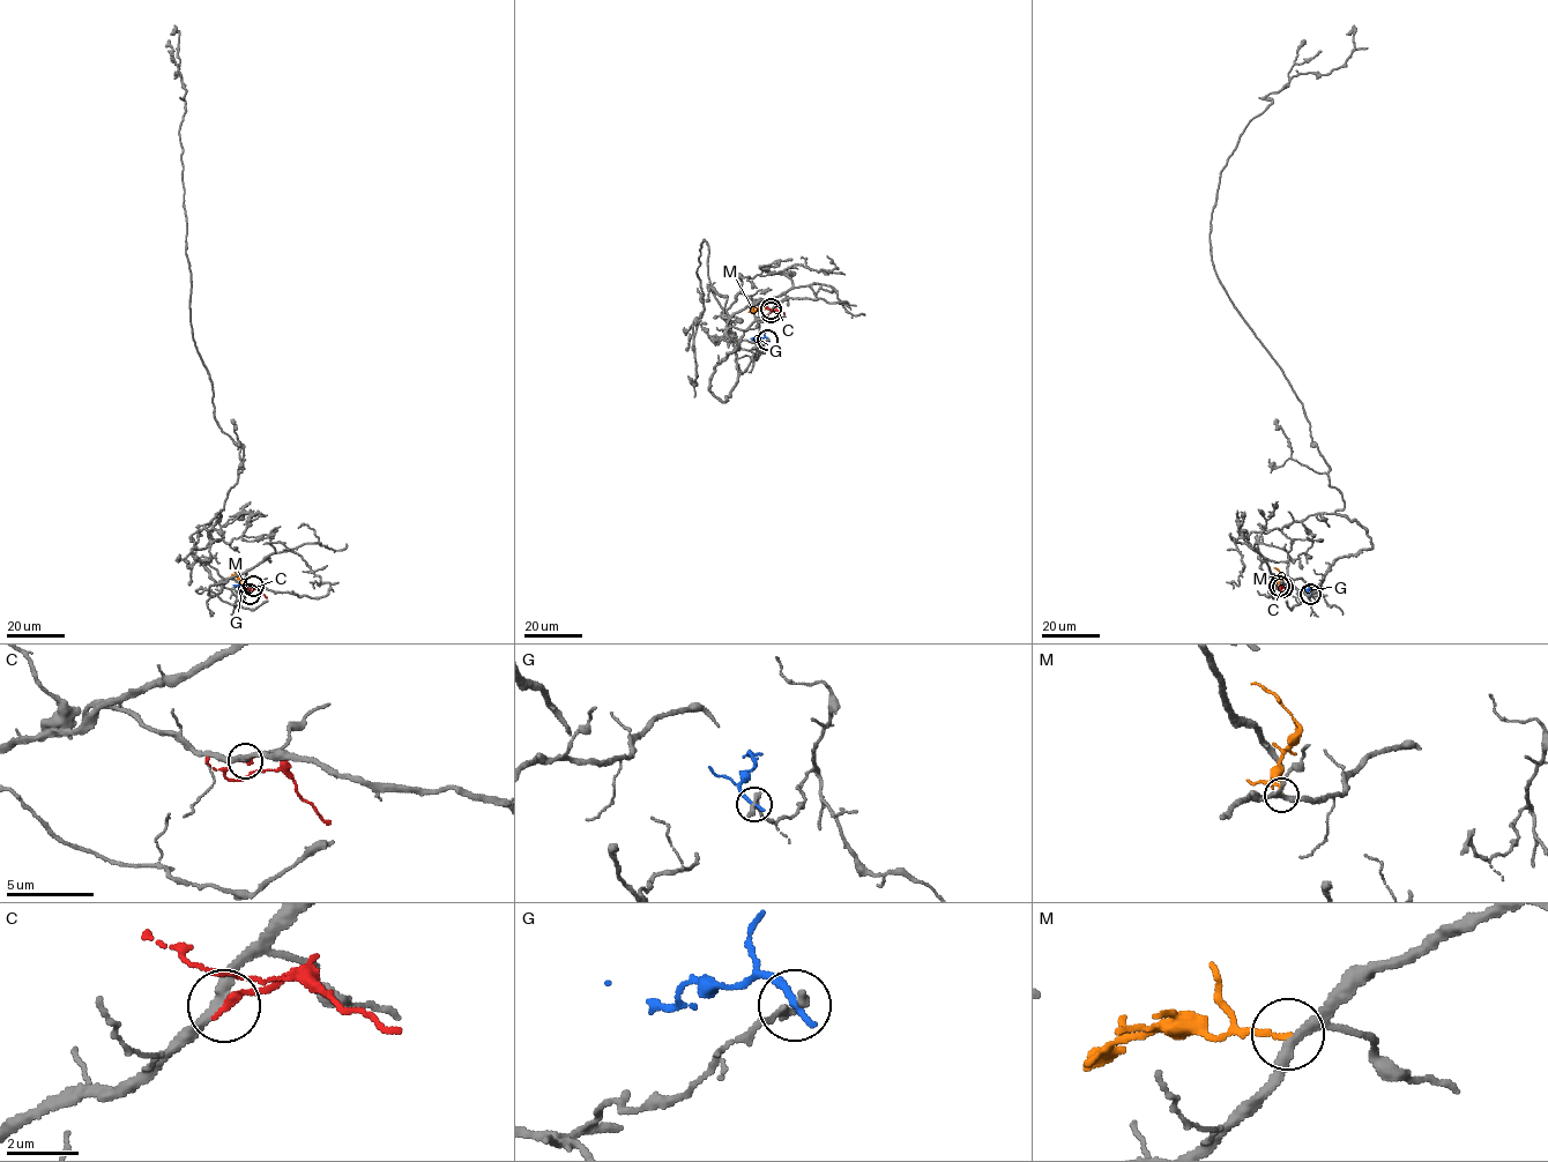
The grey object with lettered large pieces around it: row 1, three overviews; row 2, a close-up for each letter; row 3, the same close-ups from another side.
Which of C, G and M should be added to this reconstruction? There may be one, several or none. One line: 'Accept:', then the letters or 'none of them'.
Accept: none of them

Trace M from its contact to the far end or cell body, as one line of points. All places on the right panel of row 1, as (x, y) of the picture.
M: (1279, 586), (1281, 574), (1274, 567)

